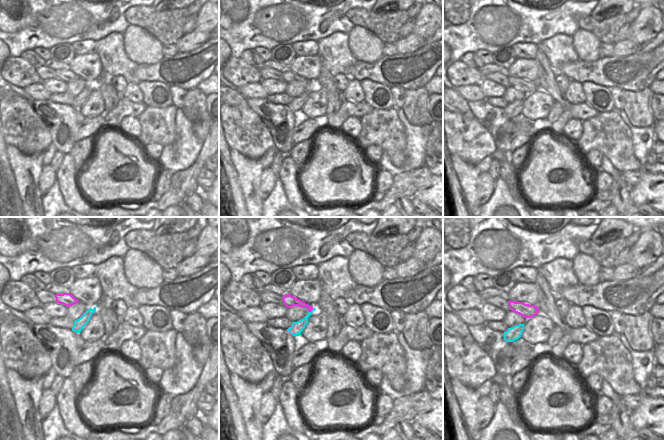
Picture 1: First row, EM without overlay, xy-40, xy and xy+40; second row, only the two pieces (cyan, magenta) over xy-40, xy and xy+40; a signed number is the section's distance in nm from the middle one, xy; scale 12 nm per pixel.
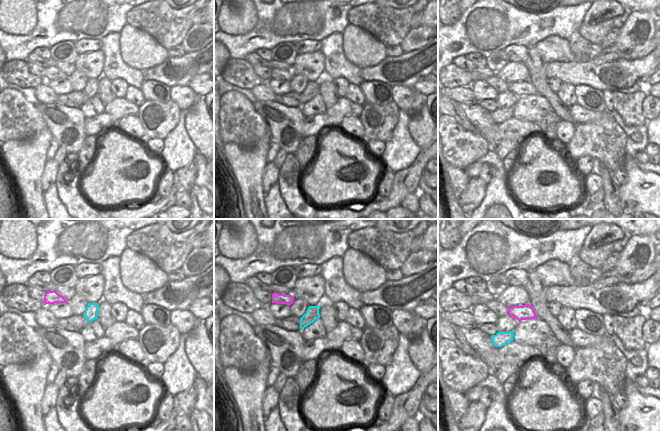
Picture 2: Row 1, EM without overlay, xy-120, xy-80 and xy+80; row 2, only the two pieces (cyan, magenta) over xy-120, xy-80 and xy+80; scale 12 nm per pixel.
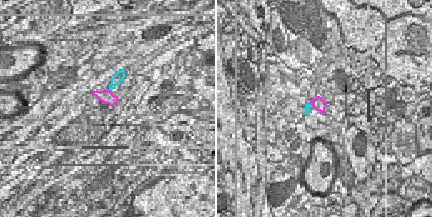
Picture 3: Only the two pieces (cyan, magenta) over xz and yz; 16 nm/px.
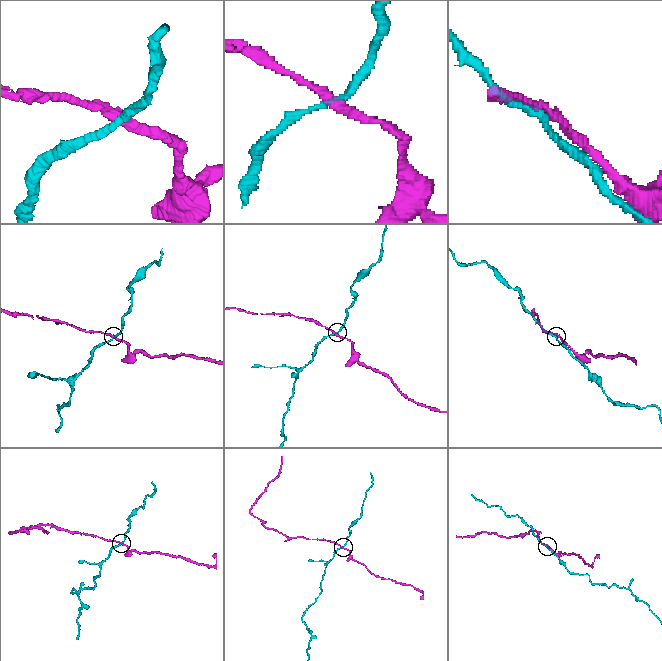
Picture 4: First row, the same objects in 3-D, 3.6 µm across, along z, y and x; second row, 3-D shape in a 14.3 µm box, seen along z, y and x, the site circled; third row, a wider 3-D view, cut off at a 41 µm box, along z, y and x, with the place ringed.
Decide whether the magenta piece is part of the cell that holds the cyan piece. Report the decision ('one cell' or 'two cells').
two cells

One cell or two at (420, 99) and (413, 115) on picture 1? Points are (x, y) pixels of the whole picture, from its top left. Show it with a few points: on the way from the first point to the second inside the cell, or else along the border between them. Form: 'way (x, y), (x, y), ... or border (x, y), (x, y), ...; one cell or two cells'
way (416, 103), (416, 111); one cell

